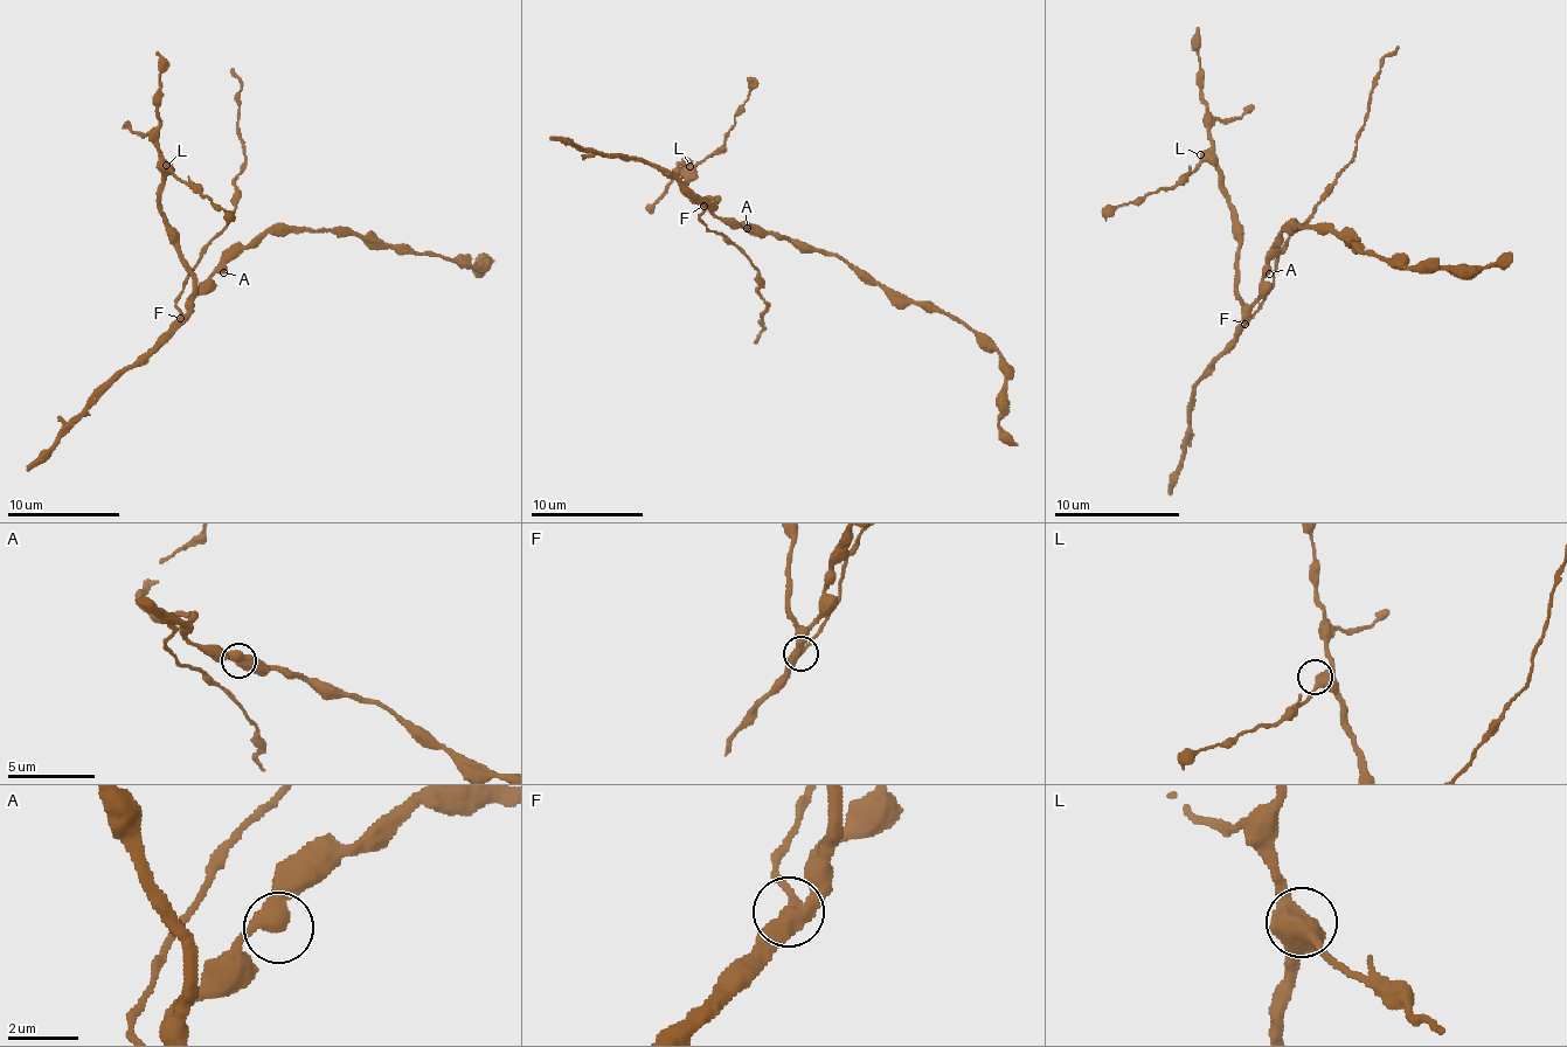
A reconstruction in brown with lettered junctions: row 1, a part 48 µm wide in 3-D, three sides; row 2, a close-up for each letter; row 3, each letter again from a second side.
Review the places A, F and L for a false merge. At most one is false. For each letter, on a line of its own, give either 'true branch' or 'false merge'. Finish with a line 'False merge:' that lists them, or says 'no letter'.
A: true branch
F: false merge
L: true branch
False merge: F

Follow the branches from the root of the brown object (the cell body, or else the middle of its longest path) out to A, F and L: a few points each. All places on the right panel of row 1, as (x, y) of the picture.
A: (1276, 254), (1269, 261), (1269, 274)
F: (1276, 254), (1263, 279), (1263, 292), (1250, 304), (1250, 313), (1245, 324)
L: (1276, 254), (1263, 279), (1263, 292), (1247, 304), (1238, 295), (1238, 220), (1228, 205), (1222, 175), (1200, 154)

